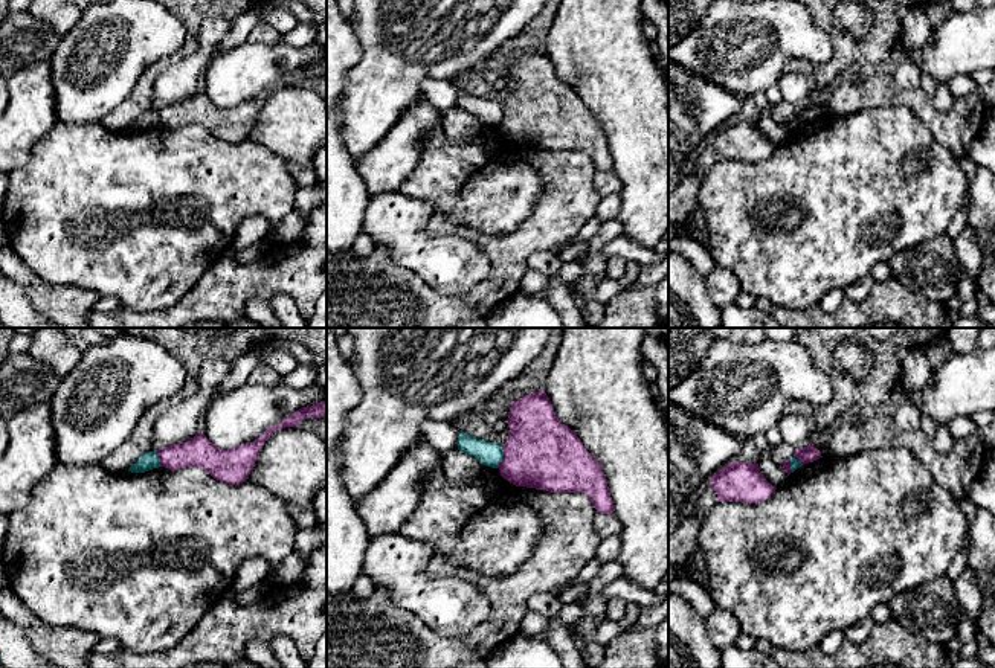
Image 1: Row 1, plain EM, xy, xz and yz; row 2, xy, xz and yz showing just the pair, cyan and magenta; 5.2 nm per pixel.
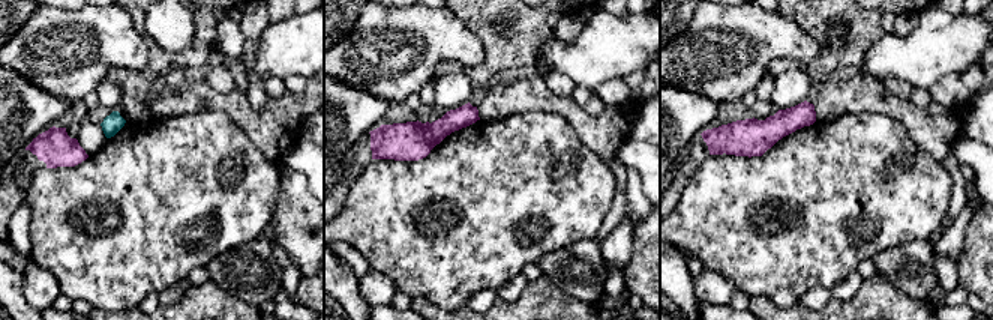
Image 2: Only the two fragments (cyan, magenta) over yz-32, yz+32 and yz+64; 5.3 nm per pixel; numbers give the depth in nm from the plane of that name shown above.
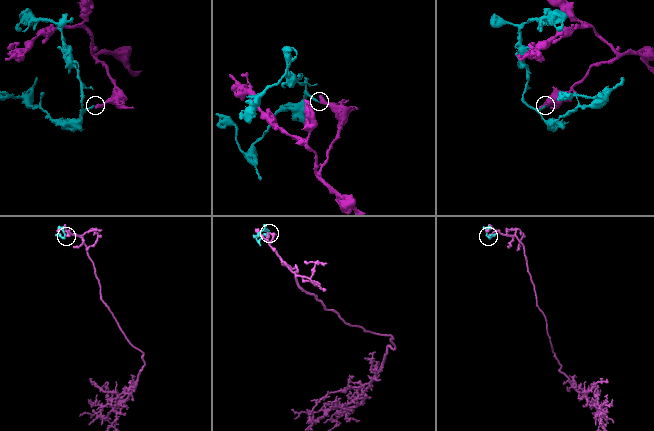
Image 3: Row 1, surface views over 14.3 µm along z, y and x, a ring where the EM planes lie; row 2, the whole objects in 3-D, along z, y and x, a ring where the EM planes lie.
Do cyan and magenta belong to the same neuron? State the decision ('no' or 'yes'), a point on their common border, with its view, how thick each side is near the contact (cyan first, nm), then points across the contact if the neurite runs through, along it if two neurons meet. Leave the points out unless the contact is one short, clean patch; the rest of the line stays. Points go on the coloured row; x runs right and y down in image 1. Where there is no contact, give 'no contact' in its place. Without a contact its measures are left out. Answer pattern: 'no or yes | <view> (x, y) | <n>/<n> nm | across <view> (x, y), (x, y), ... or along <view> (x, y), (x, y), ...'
no | xz (502, 458) | 120/380 nm | along xz (504, 449), (504, 458), (496, 467)

